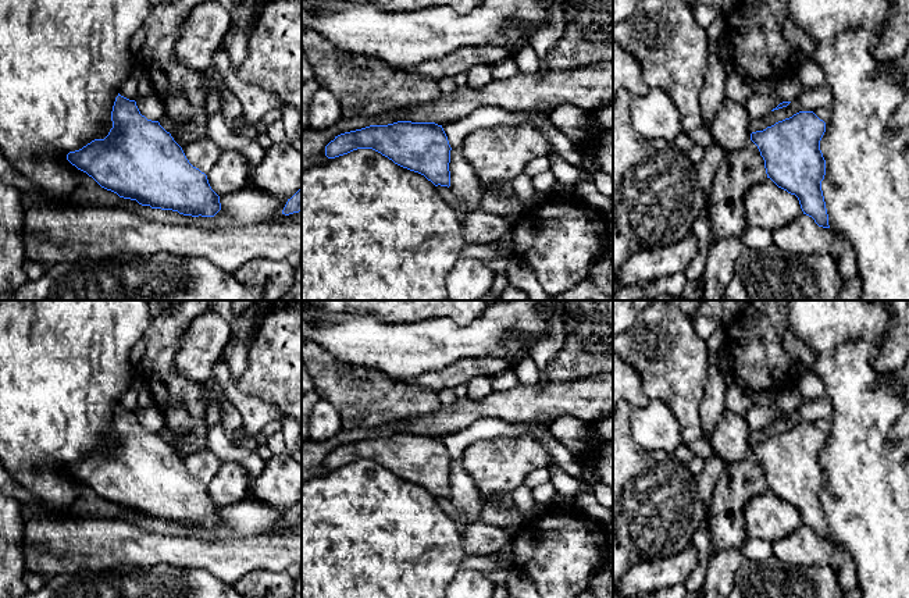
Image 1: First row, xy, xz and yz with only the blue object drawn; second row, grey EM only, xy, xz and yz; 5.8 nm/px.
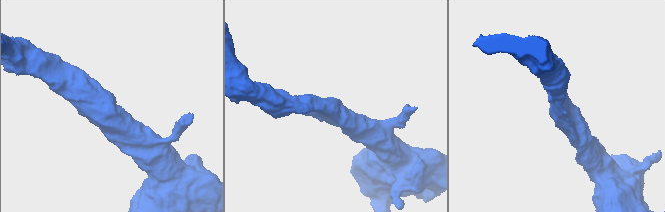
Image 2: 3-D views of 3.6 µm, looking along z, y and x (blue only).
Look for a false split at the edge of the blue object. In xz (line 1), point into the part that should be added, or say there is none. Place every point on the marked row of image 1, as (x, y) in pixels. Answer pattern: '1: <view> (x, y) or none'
1: none

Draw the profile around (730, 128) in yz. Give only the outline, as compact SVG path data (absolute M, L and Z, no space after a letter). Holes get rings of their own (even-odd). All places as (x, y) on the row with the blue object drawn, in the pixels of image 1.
M726 97L710 125L710 132L727 153L739 152L751 140L749 122L745 106Z

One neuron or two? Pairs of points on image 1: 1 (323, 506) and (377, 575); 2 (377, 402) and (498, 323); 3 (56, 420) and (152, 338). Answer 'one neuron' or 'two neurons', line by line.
1: one neuron
2: two neurons
3: two neurons

